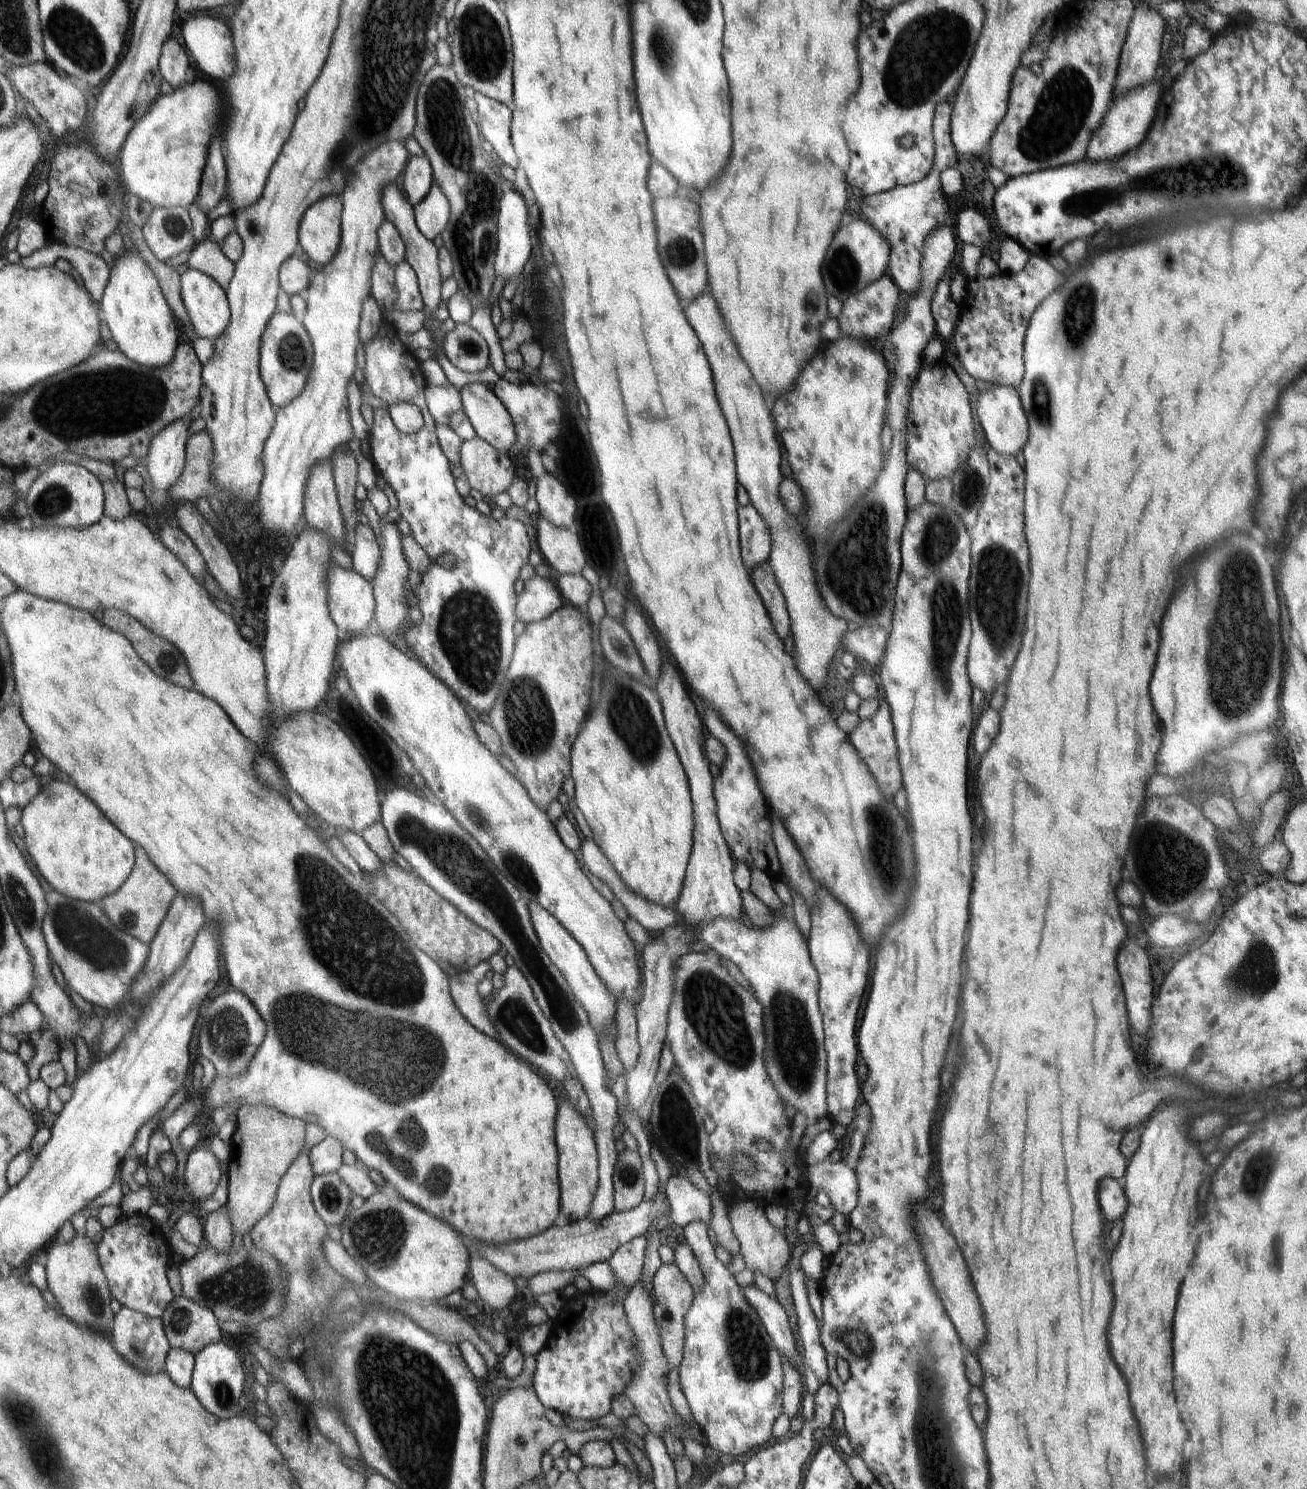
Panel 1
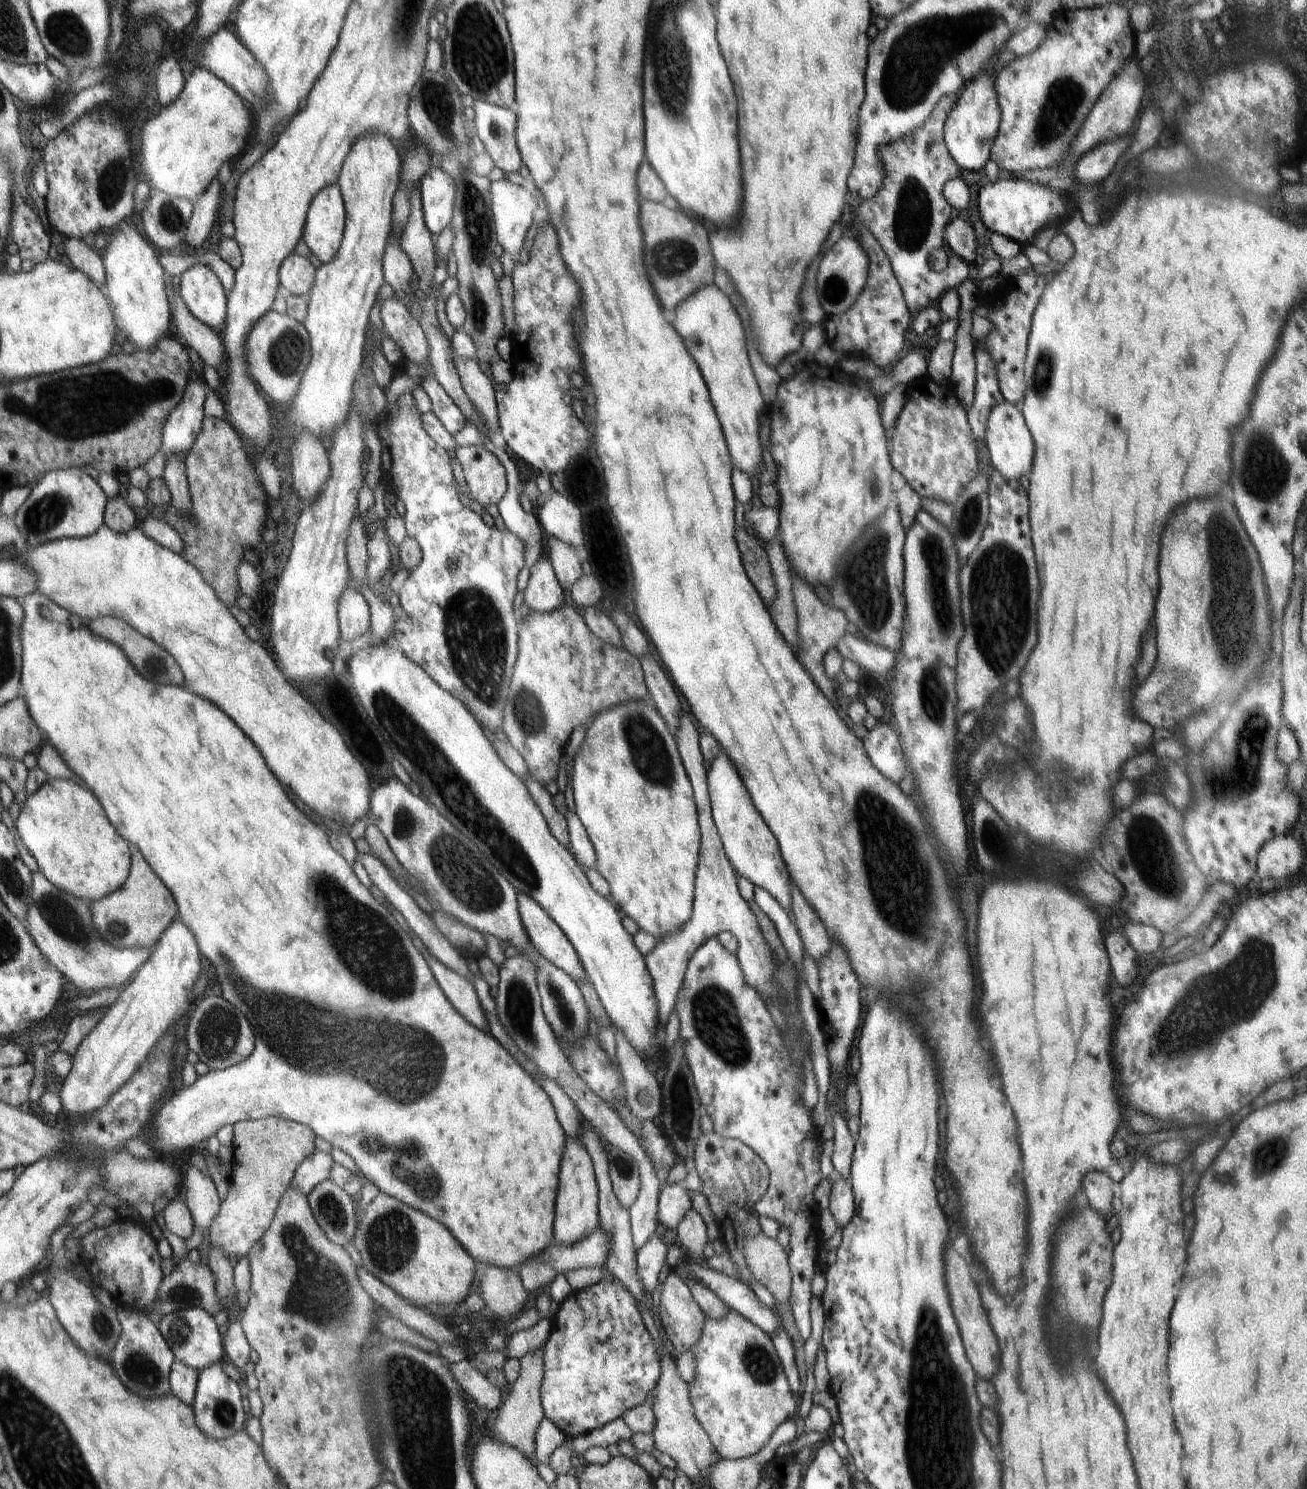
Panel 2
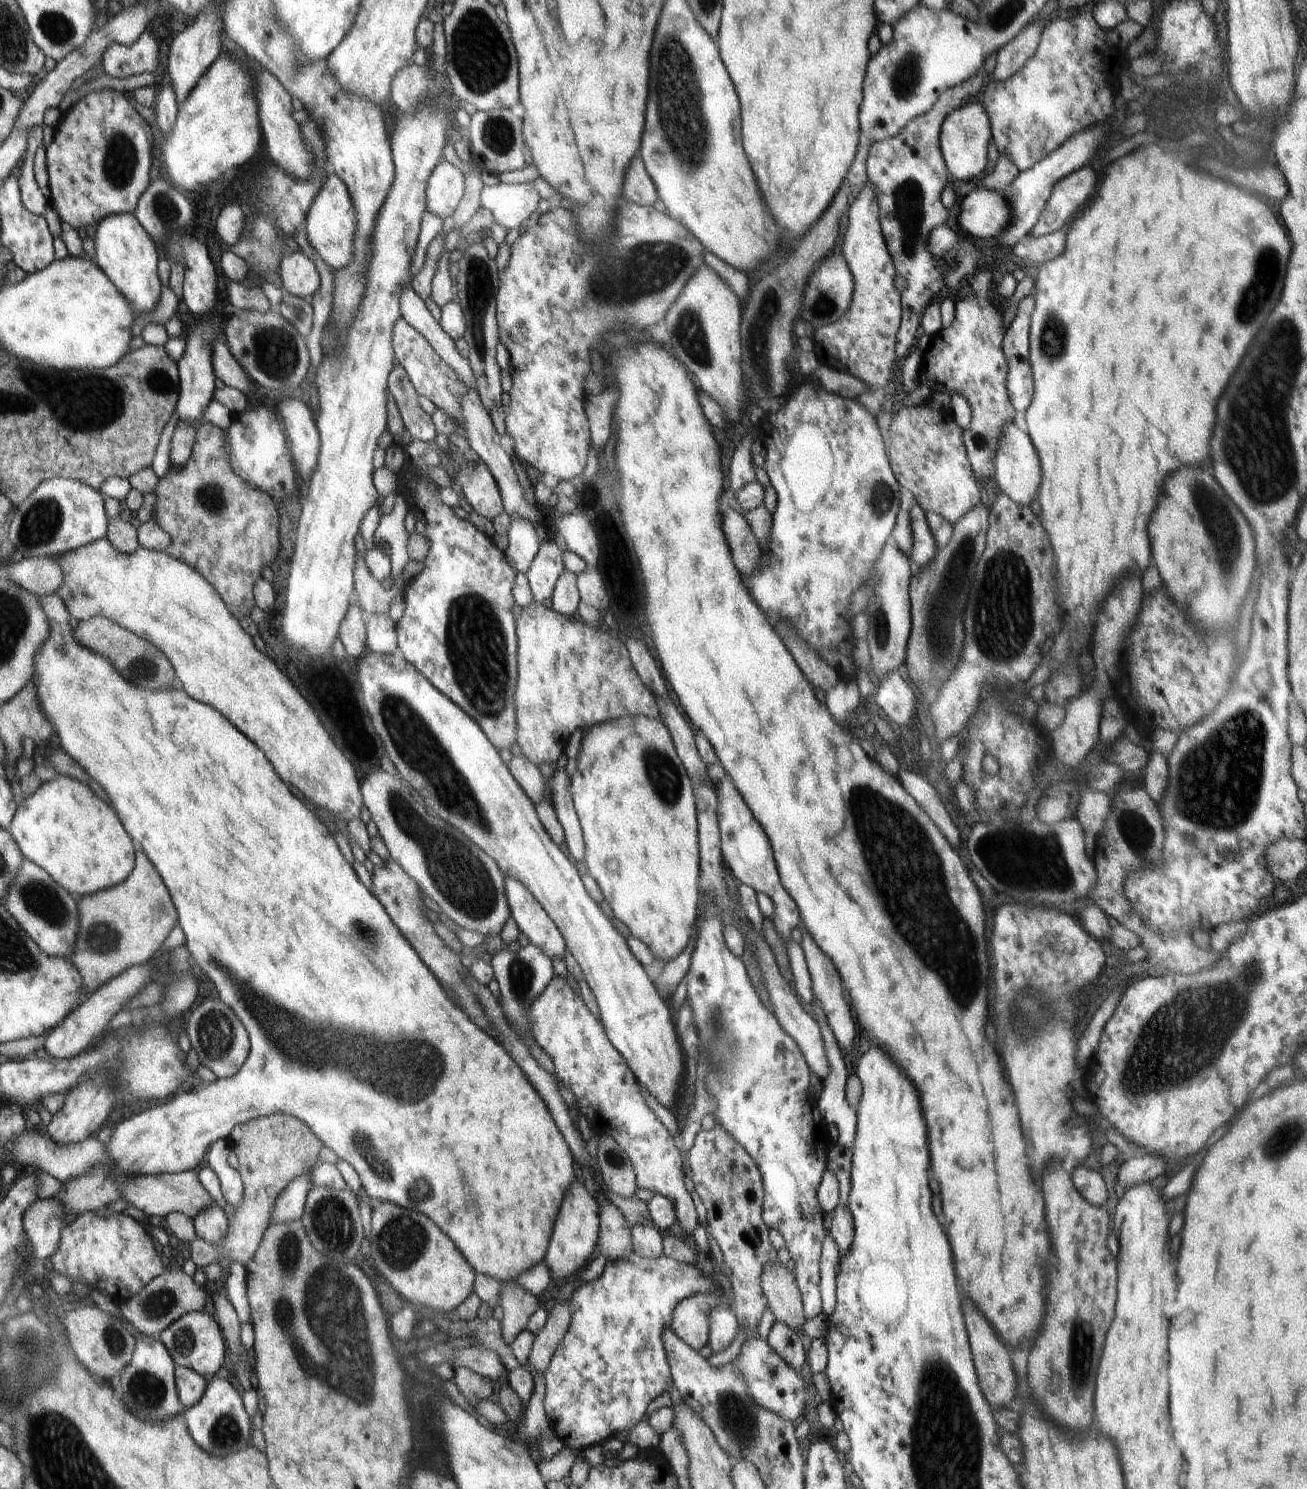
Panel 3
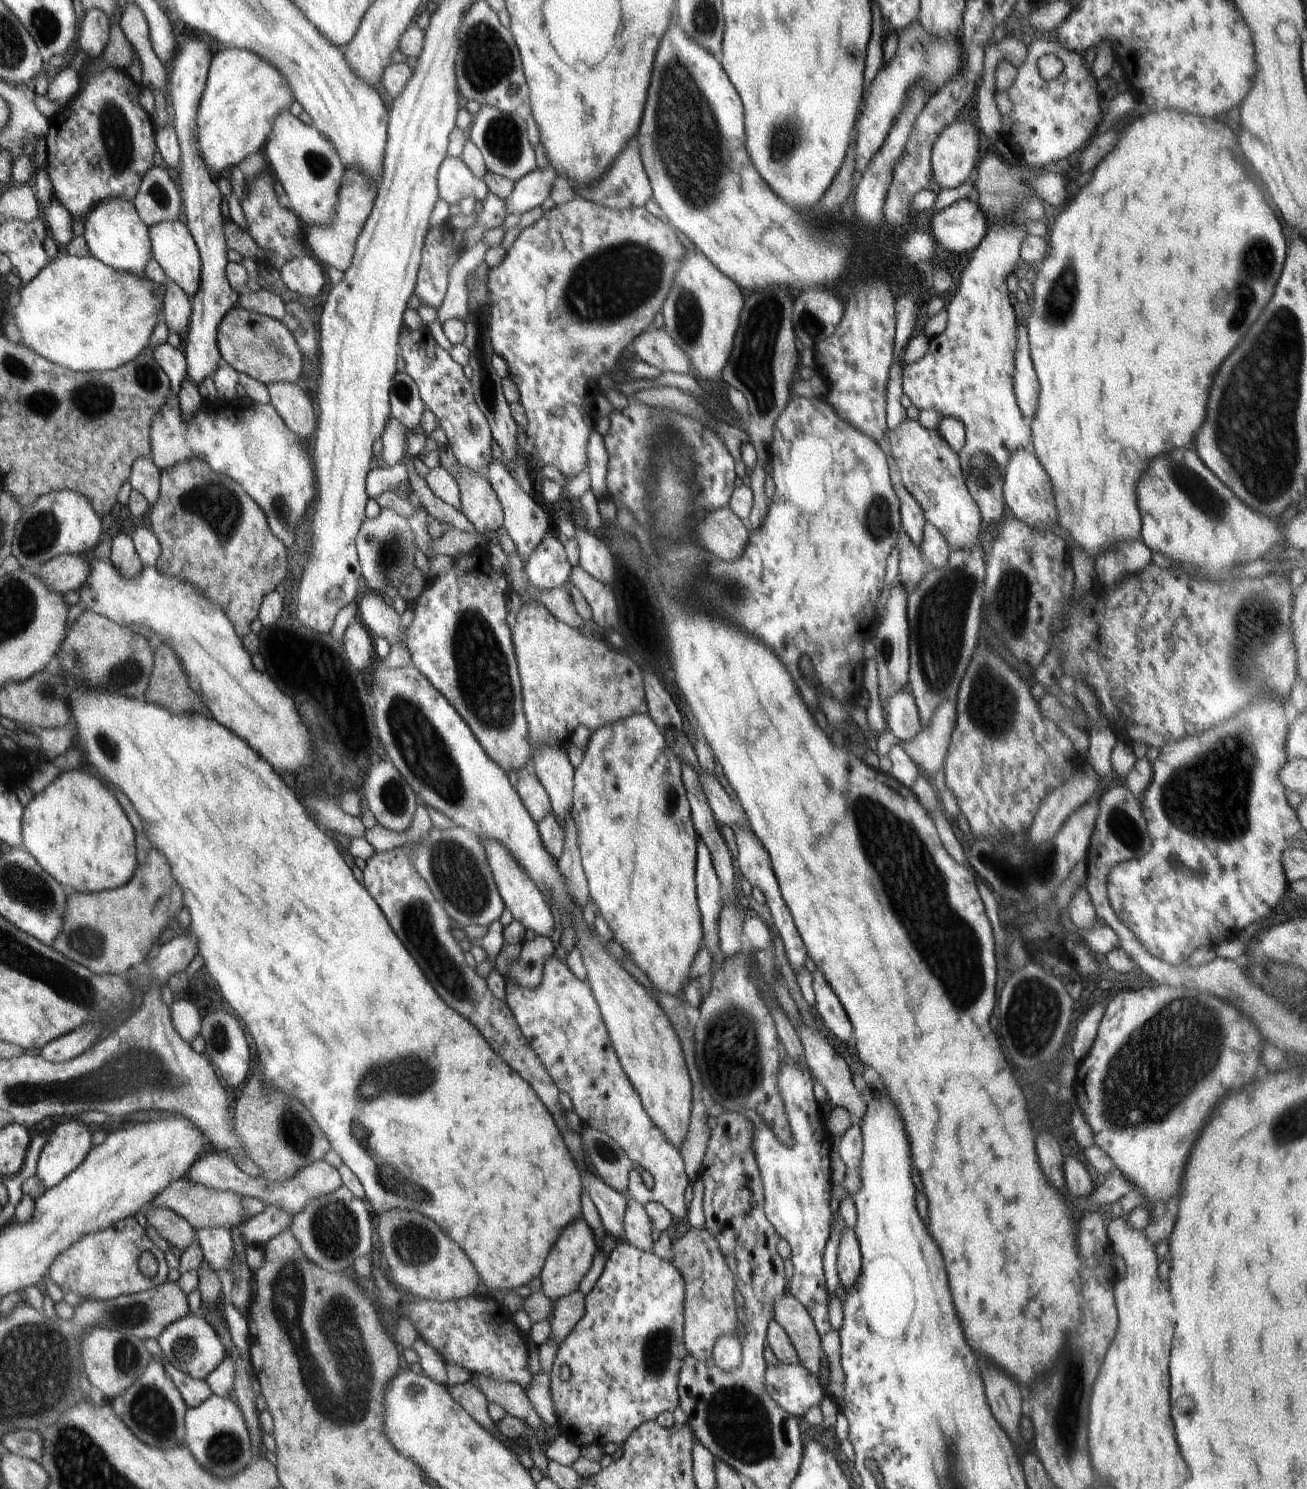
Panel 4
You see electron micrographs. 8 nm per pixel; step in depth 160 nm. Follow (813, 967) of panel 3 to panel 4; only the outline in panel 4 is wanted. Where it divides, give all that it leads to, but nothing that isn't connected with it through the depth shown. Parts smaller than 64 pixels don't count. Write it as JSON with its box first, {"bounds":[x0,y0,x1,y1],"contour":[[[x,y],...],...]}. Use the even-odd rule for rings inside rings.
{"bounds":[812,968,853,1043],"contour":[[[818,968],[812,974],[816,1001],[814,1011],[819,1013],[824,1026],[836,1036],[839,1042],[852,1043],[853,1028],[842,1003]]]}

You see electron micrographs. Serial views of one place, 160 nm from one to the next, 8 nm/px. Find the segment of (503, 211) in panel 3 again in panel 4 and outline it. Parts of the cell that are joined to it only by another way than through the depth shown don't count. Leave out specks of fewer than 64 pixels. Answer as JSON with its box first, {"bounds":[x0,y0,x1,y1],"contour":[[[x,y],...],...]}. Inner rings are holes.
{"bounds":[504,164,557,214],"contour":[[[549,164],[544,168],[534,169],[515,182],[511,194],[504,199],[509,214],[524,214],[540,206],[550,196],[557,177],[557,170]]]}

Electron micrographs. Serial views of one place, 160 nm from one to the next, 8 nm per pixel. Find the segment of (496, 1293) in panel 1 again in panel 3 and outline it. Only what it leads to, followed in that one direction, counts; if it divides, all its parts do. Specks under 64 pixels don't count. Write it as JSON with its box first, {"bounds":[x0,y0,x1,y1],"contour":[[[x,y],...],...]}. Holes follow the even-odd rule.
{"bounds":[499,1282,539,1345],"contour":[[[516,1282],[501,1285],[499,1305],[502,1306],[504,1314],[500,1319],[500,1328],[504,1342],[510,1345],[514,1338],[526,1329],[530,1316],[539,1308],[538,1299]]]}

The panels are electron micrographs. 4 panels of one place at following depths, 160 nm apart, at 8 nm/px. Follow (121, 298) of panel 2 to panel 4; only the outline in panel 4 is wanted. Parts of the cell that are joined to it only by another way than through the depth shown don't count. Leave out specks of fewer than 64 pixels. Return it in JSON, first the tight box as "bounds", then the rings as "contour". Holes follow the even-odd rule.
{"bounds":[83,197,153,277],"contour":[[[114,197],[96,203],[84,216],[83,237],[94,258],[113,269],[144,277],[146,263],[153,254],[149,228],[142,222],[133,201],[124,197]]]}

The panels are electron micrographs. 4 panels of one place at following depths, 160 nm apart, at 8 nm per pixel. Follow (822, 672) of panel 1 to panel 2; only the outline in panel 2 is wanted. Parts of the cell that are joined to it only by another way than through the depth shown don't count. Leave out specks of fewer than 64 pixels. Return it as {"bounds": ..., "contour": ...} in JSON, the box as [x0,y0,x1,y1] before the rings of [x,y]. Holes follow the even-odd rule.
{"bounds":[672,284,766,478],"contour":[[[714,284],[705,286],[678,303],[672,324],[680,332],[682,340],[686,340],[688,352],[704,376],[729,455],[735,466],[752,478],[762,464],[758,415],[766,404],[750,364],[744,330],[734,306]]]}

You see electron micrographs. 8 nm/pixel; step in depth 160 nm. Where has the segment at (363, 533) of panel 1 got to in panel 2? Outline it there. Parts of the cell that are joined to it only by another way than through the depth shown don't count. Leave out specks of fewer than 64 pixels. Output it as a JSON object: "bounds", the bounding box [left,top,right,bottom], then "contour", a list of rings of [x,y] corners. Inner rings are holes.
{"bounds":[367,525,390,588],"contour":[[[380,525],[374,528],[374,535],[367,542],[367,577],[369,586],[373,588],[390,564],[390,549],[385,536],[385,527]]]}

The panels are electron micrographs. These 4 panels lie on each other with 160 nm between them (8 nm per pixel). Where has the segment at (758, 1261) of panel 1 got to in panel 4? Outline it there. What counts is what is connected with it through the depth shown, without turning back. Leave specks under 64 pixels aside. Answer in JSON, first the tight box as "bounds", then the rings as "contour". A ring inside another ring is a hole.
{"bounds":[773,1293,824,1378],"contour":[[[786,1293],[775,1300],[773,1312],[774,1320],[782,1326],[794,1345],[799,1364],[819,1378],[820,1361],[824,1352],[820,1334],[806,1308]]]}

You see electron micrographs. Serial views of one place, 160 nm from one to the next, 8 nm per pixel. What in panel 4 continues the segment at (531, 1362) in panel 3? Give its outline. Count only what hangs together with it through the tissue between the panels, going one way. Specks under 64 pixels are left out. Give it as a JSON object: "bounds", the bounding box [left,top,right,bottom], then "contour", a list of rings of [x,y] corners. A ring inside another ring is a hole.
{"bounds":[551,1290,586,1344],"contour":[[[582,1290],[571,1292],[553,1305],[551,1314],[551,1334],[558,1344],[564,1340],[573,1326],[584,1316],[586,1292]]]}

